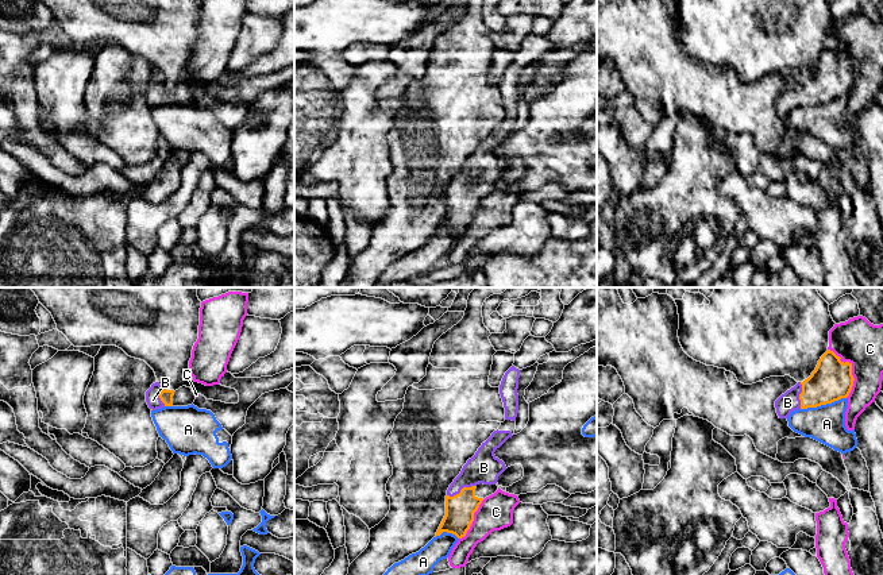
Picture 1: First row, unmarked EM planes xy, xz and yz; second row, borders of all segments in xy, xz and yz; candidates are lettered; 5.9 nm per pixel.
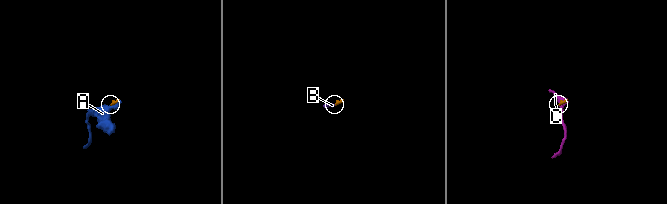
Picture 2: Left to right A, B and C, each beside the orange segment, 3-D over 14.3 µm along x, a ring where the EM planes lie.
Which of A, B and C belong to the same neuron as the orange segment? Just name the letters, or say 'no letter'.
B

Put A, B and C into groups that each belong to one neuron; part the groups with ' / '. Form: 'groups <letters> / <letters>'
groups A / B / C

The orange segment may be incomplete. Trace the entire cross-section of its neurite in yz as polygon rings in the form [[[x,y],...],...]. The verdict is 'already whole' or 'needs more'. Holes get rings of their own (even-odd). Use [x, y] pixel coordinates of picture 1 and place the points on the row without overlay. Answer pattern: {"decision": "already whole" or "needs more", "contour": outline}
{"decision": "needs more", "contour": [[[828,47],[811,73],[798,80],[775,99],[779,116],[798,107],[817,105],[847,96],[853,84],[852,61],[841,59],[833,49]]]}

